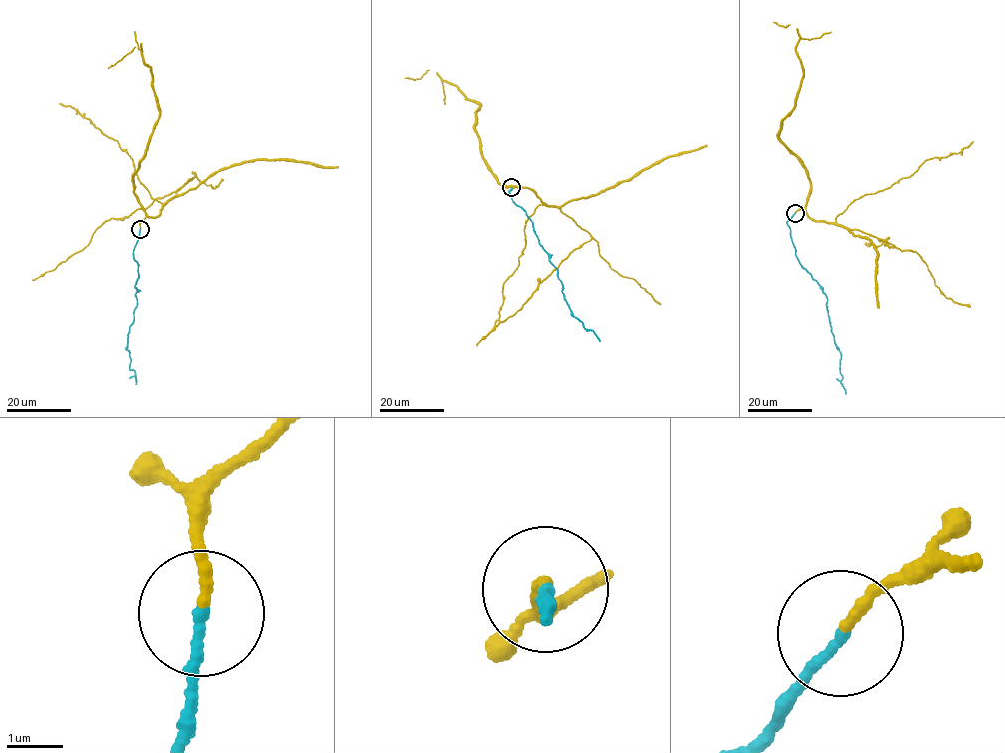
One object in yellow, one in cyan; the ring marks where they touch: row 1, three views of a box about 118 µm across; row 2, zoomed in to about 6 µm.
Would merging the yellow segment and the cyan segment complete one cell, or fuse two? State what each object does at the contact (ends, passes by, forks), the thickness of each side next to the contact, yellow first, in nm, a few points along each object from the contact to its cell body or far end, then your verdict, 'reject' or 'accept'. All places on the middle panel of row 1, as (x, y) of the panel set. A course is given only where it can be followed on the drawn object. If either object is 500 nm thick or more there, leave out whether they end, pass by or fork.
yellow ends | cyan ends | 190/170 nm | yellow via (511, 187), (527, 187), (592, 238), (543, 279), (521, 310), (500, 322), (477, 345) | cyan via (511, 188), (511, 199), (526, 212), (540, 245), (558, 271), (572, 314), (600, 340) | accept

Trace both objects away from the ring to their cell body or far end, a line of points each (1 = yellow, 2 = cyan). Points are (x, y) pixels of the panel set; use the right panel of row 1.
1: (795, 212), (803, 209), (815, 220), (867, 233), (894, 247), (884, 245), (888, 237), (876, 246), (866, 243)
2: (795, 213), (786, 222), (790, 237), (799, 263), (827, 297), (829, 321), (841, 354), (839, 372), (846, 394)

